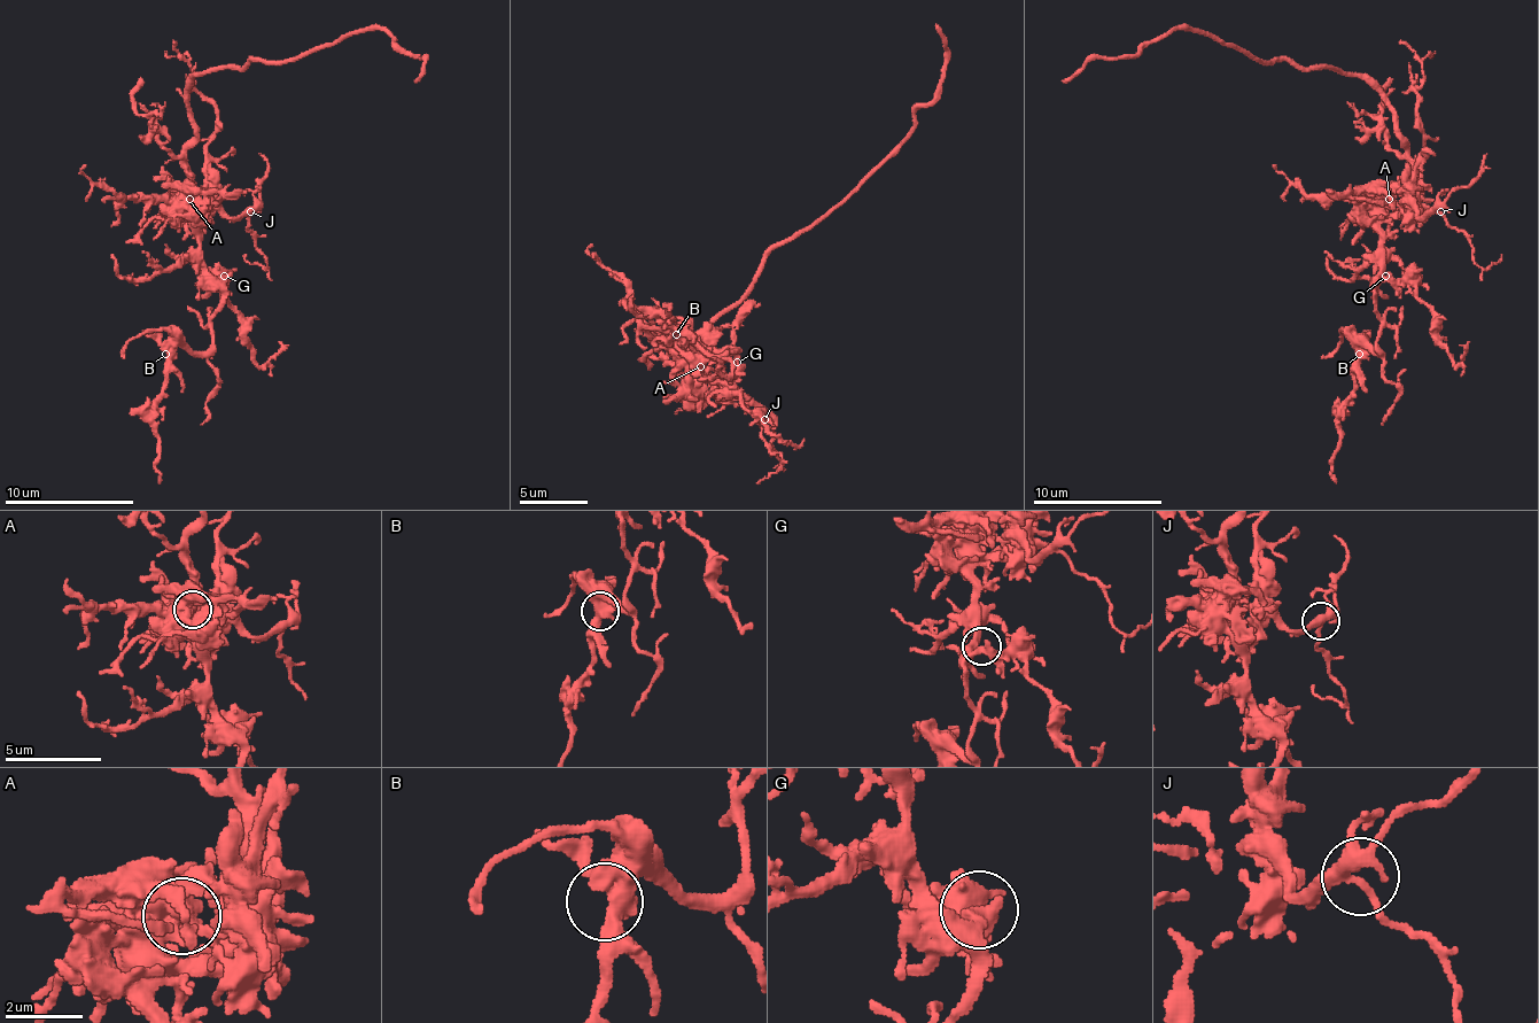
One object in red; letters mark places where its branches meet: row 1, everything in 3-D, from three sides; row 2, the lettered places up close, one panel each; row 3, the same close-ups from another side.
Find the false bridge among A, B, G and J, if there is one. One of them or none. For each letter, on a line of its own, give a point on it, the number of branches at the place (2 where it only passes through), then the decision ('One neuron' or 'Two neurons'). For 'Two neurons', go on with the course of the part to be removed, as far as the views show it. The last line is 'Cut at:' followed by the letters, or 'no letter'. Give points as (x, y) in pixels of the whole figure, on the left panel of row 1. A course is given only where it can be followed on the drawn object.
A: Place: (189, 199). Branches: 5. One neuron
B: Place: (165, 354). Branches: 3. One neuron
G: Place: (224, 276). Branches: 2. One neuron
J: Place: (250, 211). Branches: 3. One neuron
Cut at: no letter

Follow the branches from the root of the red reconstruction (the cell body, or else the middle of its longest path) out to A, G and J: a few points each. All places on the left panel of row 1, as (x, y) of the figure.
A: (188, 110), (195, 123), (195, 137), (185, 153), (188, 195), (192, 192), (188, 198)
G: (188, 110), (195, 137), (185, 153), (188, 208), (181, 217), (197, 240), (197, 260), (217, 279), (224, 276)
J: (188, 110), (195, 123), (195, 137), (185, 153), (188, 188), (197, 198), (211, 198), (231, 217), (250, 211)

